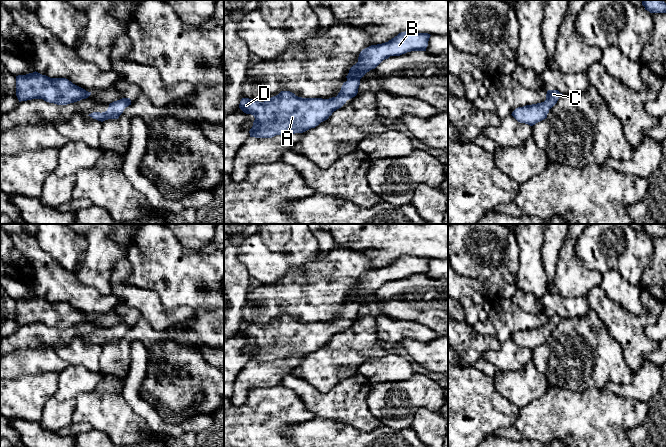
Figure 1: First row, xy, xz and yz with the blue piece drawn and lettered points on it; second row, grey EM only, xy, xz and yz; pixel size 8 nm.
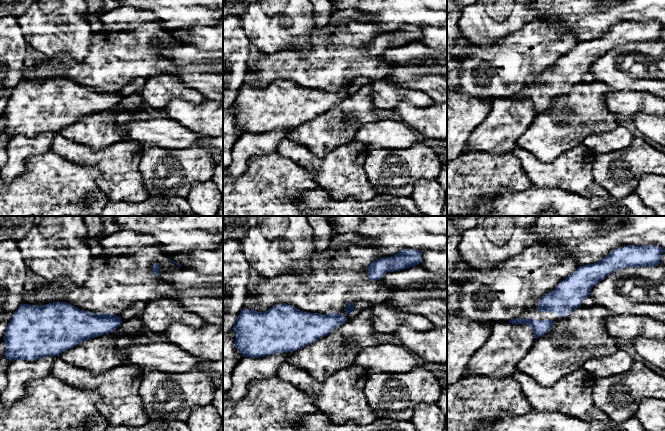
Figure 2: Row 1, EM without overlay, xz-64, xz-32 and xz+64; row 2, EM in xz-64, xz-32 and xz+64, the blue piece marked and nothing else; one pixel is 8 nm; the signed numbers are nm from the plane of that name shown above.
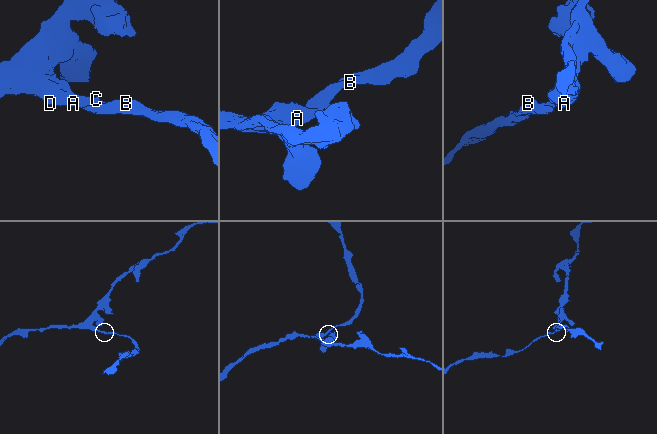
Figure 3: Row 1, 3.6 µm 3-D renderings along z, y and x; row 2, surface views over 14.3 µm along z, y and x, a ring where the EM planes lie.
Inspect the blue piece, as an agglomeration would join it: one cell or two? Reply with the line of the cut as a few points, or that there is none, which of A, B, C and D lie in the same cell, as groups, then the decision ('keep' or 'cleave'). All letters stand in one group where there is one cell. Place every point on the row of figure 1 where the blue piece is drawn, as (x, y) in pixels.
no cut; A B C D; keep

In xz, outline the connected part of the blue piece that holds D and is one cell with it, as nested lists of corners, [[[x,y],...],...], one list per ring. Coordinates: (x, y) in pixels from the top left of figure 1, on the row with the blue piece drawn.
[[[401,32],[388,42],[363,49],[358,62],[353,65],[347,81],[336,97],[329,99],[302,98],[290,91],[281,91],[267,101],[242,98],[239,108],[254,116],[250,137],[272,138],[281,134],[303,133],[327,120],[334,111],[358,93],[360,79],[390,56],[400,56],[411,51],[426,51],[428,33]]]

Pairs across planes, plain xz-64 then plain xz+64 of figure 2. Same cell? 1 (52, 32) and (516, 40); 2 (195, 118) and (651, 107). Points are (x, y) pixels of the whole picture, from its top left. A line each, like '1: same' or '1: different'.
1: different
2: different

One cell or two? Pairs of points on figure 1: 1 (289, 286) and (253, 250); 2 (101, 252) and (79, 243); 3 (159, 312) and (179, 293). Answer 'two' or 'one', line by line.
1: two
2: two
3: two

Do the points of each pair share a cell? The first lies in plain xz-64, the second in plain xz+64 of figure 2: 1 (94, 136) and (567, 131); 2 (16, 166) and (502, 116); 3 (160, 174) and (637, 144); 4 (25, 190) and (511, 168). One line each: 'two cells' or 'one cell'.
1: one cell
2: one cell
3: one cell
4: one cell

